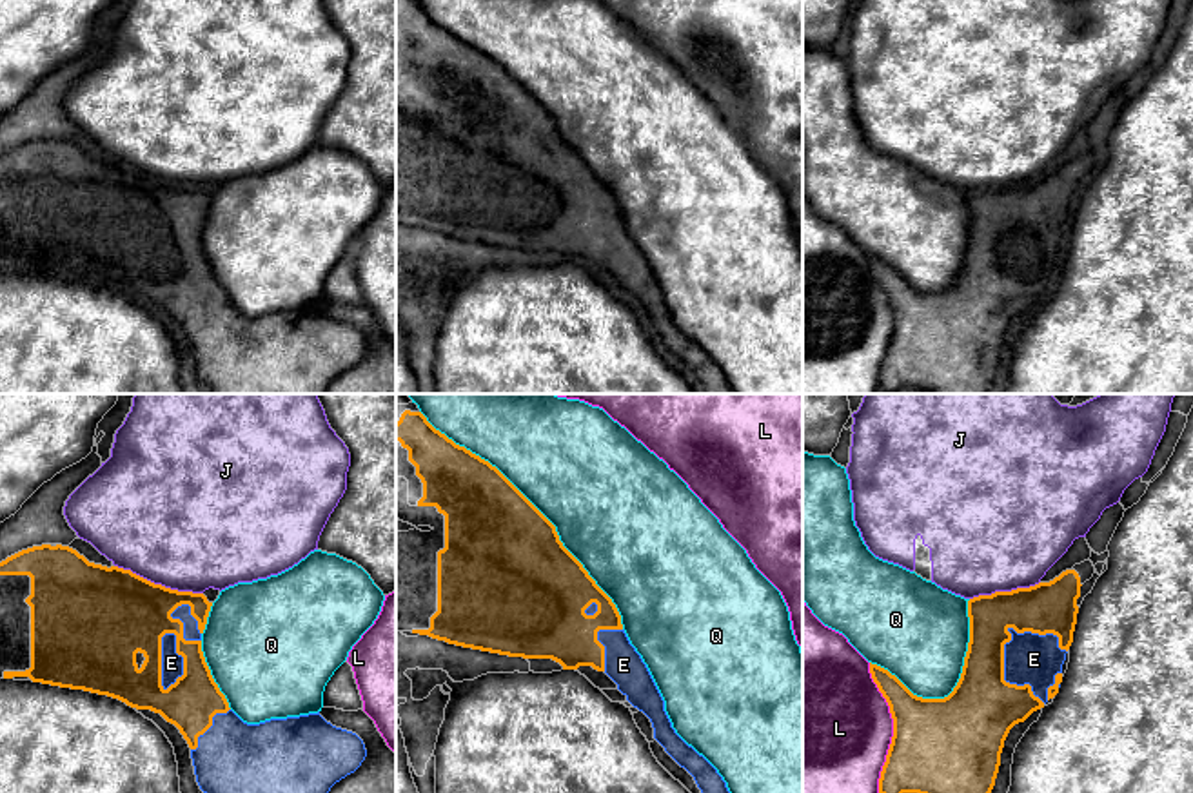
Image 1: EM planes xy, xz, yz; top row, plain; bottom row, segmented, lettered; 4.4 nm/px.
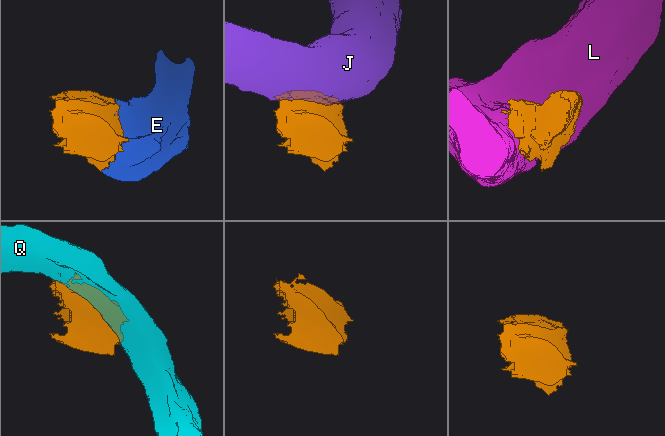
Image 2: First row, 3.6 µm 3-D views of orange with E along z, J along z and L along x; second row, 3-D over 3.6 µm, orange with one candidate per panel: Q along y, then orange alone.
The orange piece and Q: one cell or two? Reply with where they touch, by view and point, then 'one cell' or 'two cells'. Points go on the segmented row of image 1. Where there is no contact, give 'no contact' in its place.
xz (538, 510) | two cells

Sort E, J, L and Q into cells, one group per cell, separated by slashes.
E / J / L / Q

